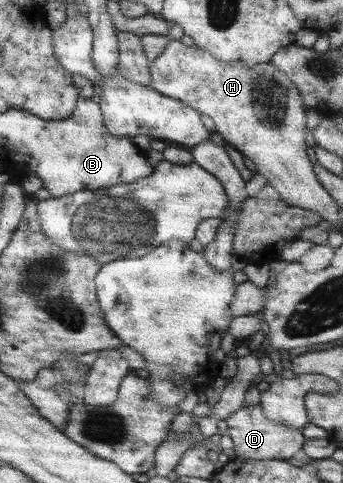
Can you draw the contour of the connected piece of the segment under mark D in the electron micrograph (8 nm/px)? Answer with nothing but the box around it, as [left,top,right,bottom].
[225,403,306,461]

